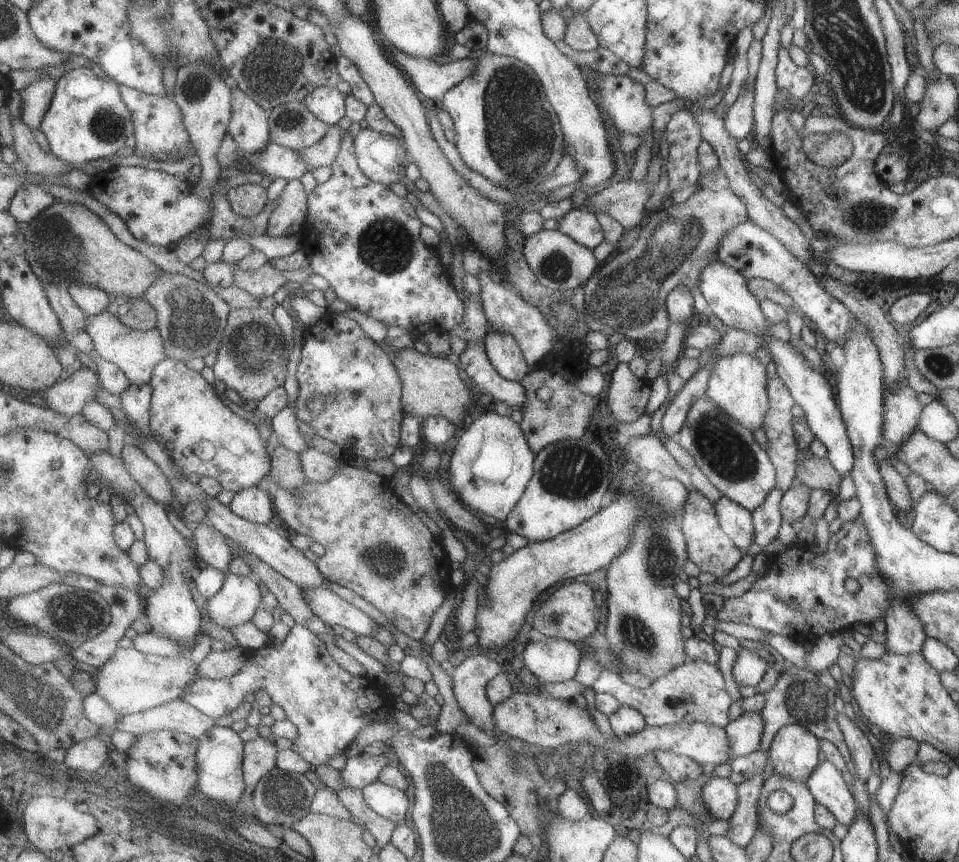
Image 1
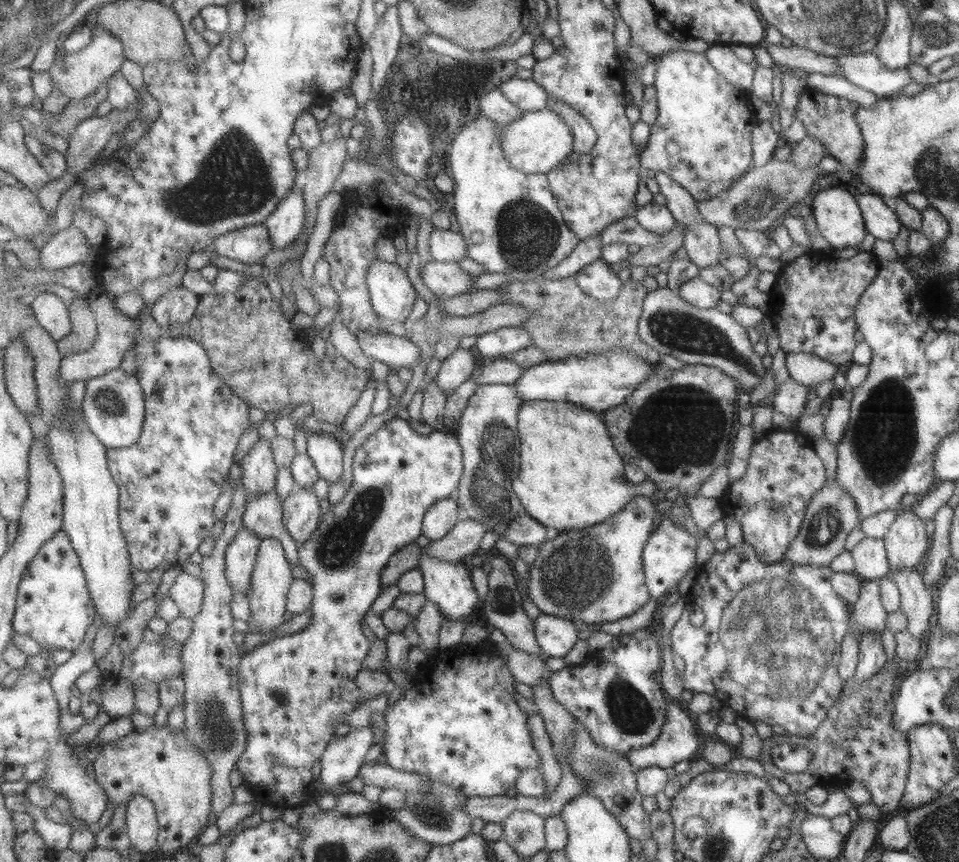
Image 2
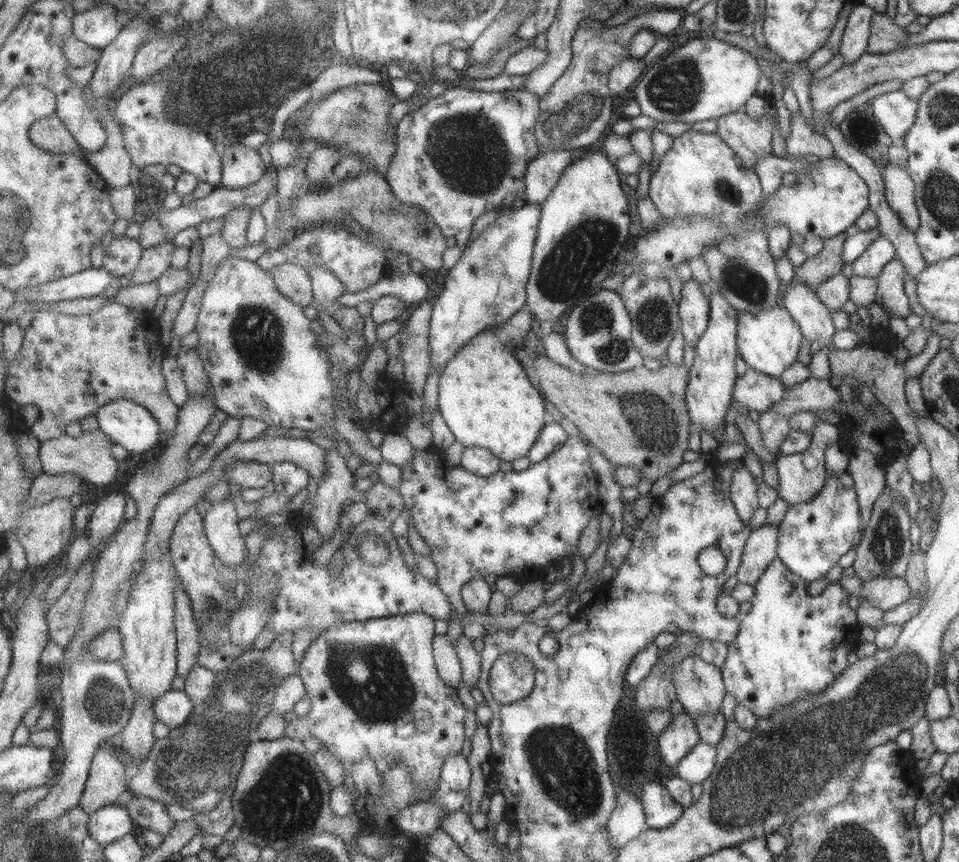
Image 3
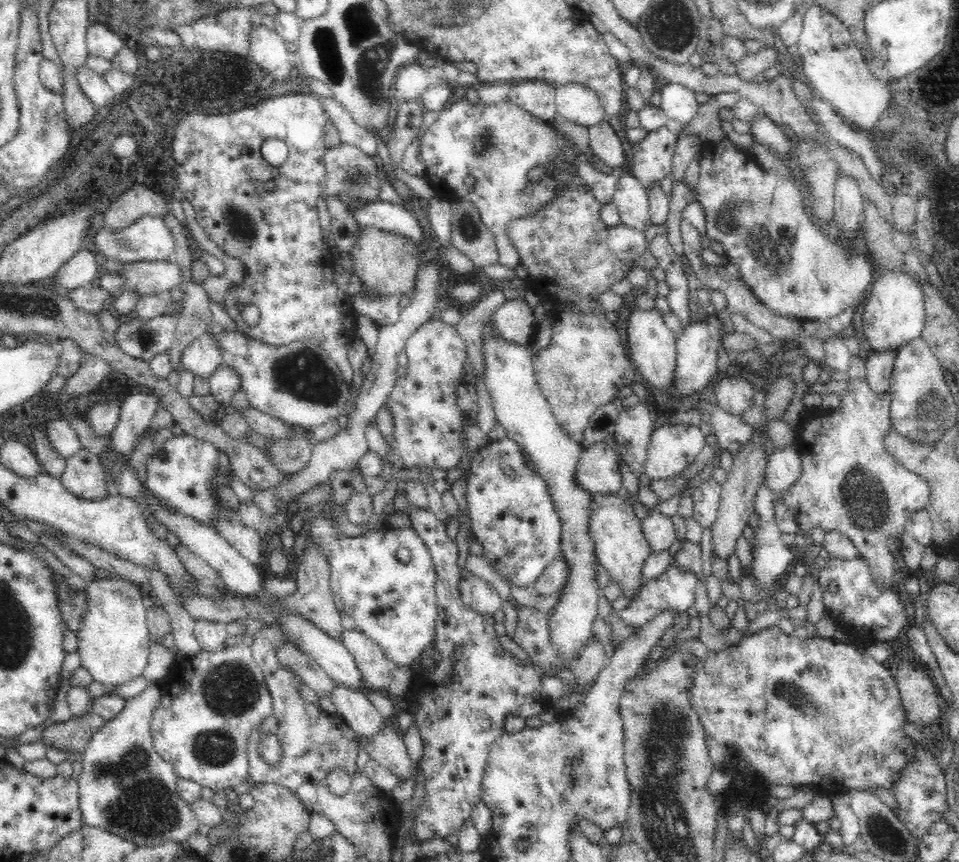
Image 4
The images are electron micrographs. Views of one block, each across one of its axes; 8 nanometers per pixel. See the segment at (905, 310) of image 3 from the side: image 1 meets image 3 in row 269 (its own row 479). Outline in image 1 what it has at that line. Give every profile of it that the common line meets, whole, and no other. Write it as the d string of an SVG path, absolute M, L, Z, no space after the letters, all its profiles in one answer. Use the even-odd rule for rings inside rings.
M886 458L878 462L878 470L882 474L882 480L892 504L902 512L908 512L915 502L912 500L905 478L898 473L895 464L893 458Z

